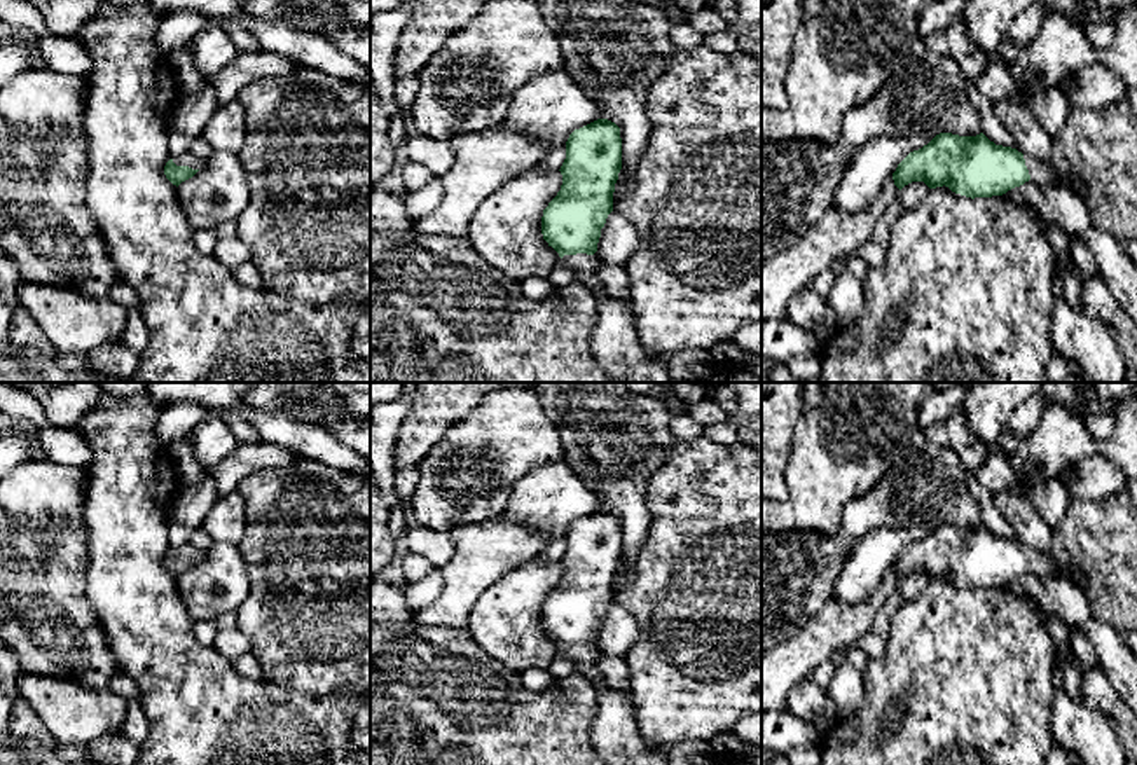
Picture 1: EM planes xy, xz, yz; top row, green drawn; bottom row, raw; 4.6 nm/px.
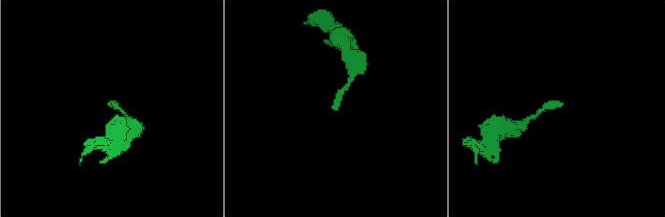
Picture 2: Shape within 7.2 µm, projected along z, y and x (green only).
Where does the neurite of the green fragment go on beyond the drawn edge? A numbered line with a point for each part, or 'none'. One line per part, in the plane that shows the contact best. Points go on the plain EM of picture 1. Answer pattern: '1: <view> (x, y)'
1: xz (584, 657)

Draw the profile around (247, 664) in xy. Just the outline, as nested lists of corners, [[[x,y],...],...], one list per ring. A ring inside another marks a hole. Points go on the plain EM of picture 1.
[[[252,651],[231,660],[231,662],[232,662],[234,669],[239,674],[243,674],[245,678],[250,678],[250,679],[262,679],[264,678],[262,667],[258,665],[258,662],[252,655]]]

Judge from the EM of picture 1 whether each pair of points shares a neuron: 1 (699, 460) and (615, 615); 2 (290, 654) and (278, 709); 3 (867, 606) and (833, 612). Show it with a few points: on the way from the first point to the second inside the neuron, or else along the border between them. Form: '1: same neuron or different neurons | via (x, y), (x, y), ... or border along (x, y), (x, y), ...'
1: different neurons | border along (613, 601), (638, 626), (631, 647)
2: different neurons | border along (262, 678), (323, 697)
3: same neuron | via (858, 612), (842, 612)

